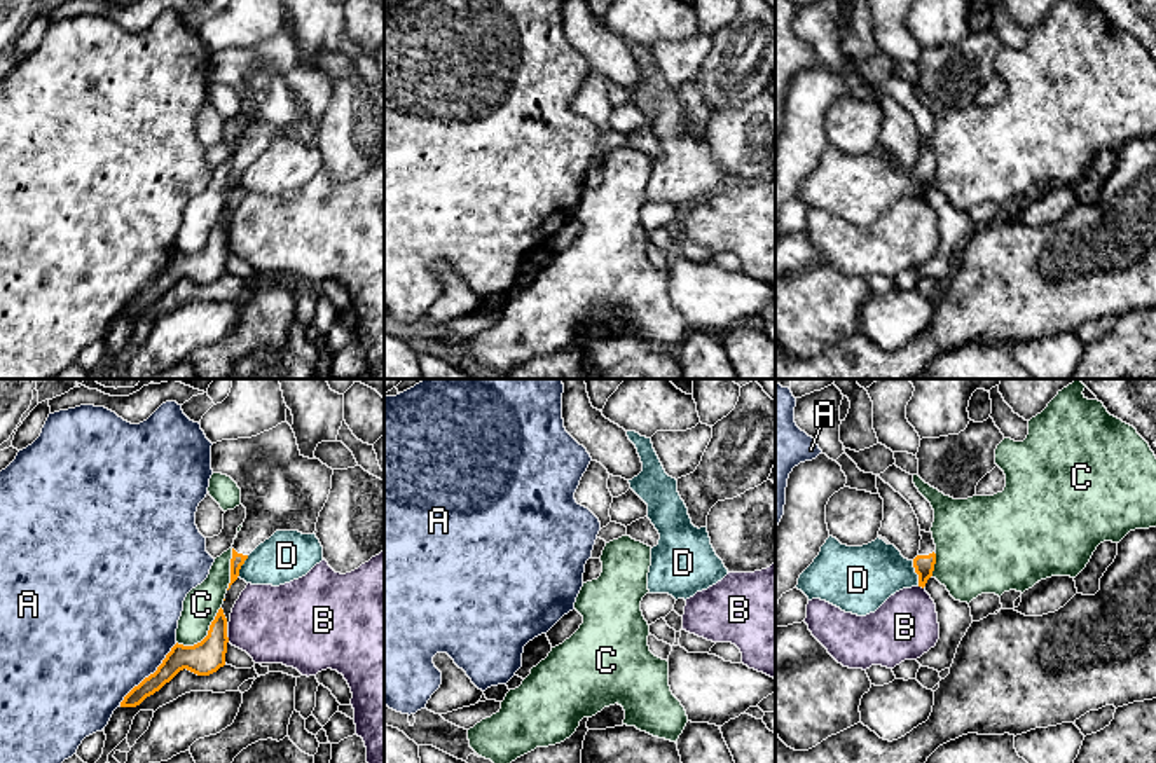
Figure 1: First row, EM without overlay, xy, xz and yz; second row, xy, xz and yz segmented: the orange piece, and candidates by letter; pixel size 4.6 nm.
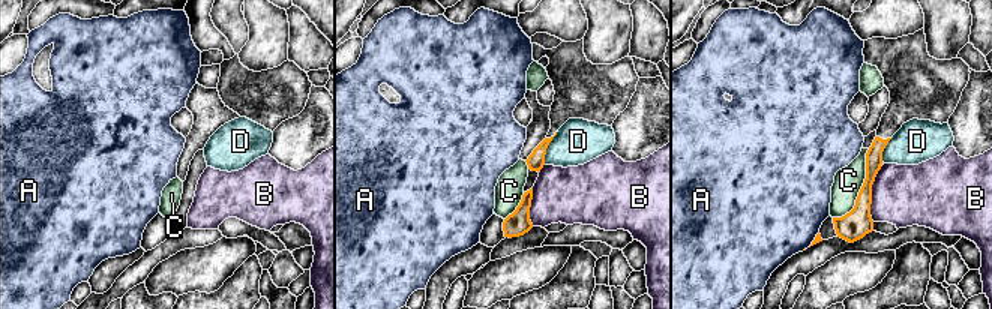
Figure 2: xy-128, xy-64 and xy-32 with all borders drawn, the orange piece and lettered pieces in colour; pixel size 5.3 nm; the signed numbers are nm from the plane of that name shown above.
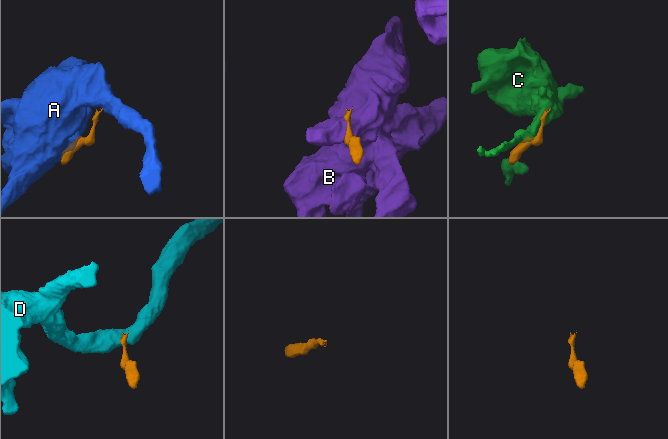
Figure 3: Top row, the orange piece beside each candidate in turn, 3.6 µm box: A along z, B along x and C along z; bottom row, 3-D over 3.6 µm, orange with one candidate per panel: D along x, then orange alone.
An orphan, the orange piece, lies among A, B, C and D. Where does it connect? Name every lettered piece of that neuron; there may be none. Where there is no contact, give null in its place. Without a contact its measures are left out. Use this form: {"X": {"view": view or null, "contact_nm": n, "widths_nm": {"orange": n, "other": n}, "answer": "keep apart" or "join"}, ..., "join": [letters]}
{"A": {"view": "xy", "contact_nm": 400, "widths_nm": {"orange": 150, "other": 500}, "answer": "keep apart"}, "B": {"view": "xy", "contact_nm": 30, "widths_nm": {"orange": 160, "other": 360}, "answer": "keep apart"}, "C": {"view": "xy", "contact_nm": 260, "widths_nm": {"orange": 160, "other": 160}, "answer": "keep apart"}, "D": {"view": "yz", "contact_nm": 120, "widths_nm": {"orange": 100, "other": 300}, "answer": "keep apart"}, "join": []}

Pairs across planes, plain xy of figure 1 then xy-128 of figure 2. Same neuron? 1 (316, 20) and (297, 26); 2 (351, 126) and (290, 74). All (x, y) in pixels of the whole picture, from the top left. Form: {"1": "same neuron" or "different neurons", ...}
{"1": "different neurons", "2": "different neurons"}

